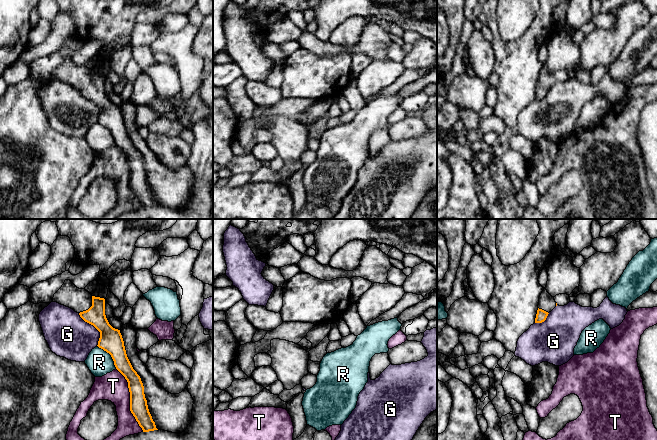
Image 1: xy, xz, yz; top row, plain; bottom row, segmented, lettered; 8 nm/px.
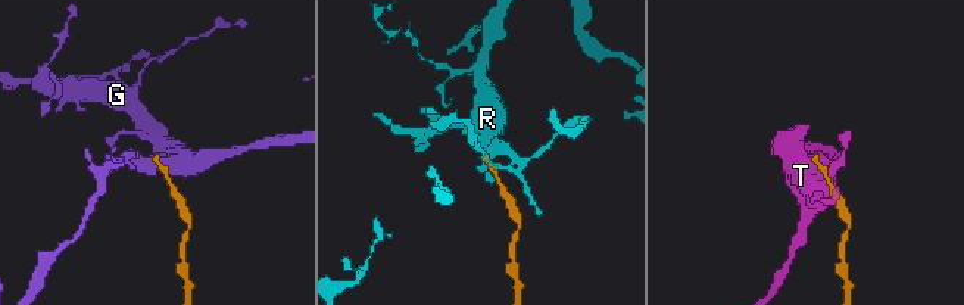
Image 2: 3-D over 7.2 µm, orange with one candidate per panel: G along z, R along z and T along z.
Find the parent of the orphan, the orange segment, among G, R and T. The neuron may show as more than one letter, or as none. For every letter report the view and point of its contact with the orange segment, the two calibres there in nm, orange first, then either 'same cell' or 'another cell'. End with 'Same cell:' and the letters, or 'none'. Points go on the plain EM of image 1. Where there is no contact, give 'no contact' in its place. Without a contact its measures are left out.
G: xy (95, 103) | 190/360 nm | another cell
R: xy (110, 130) | 190/200 nm | another cell
T: xy (130, 176) | 140/240 nm | another cell
Same cell: none

